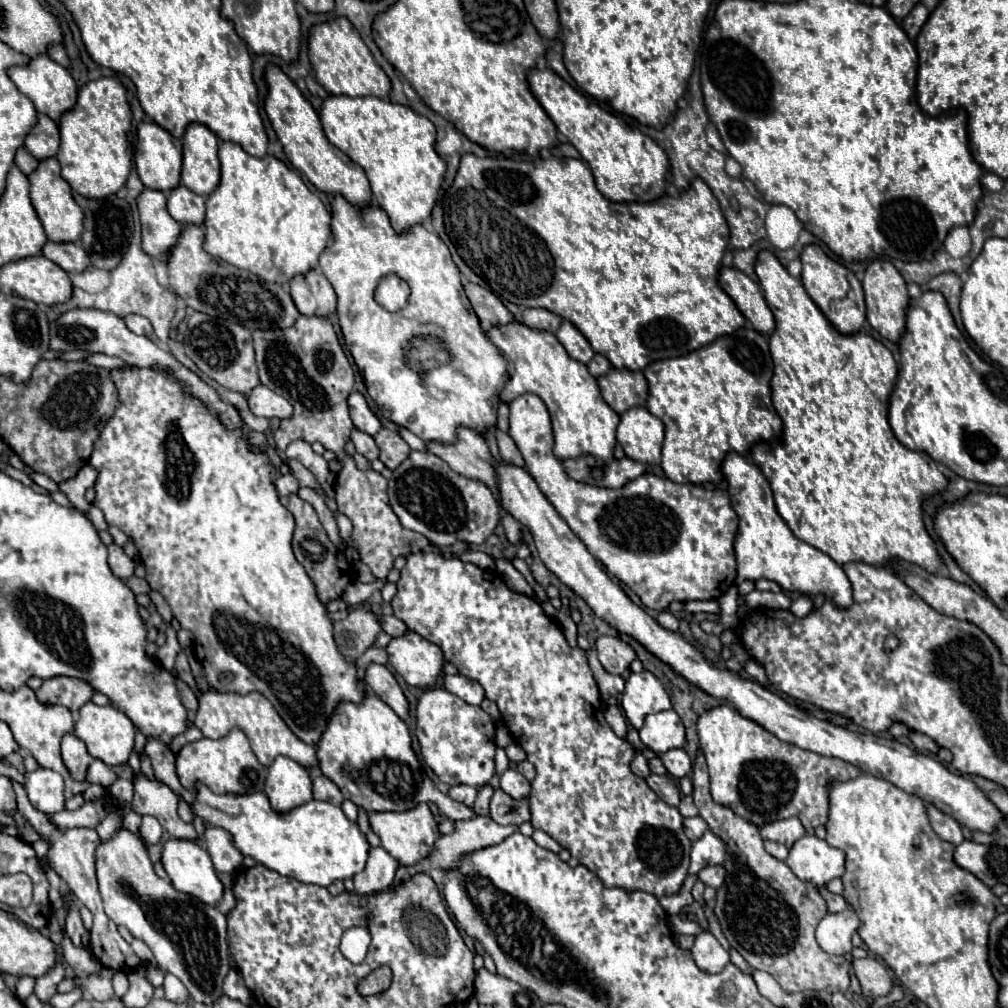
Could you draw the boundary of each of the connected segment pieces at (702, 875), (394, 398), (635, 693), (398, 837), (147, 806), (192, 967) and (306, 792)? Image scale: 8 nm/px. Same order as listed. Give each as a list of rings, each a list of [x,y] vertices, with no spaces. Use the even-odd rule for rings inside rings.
[[[708,865],[698,873],[698,879],[704,885],[710,885],[710,887],[718,889],[722,885],[722,881],[724,881],[724,867],[722,865]]]
[[[336,195],[332,201],[332,233],[334,241],[322,253],[320,269],[324,271],[338,295],[338,319],[346,347],[350,349],[358,369],[362,371],[368,395],[382,409],[382,413],[392,423],[396,423],[398,427],[406,427],[420,439],[438,441],[444,445],[456,443],[456,431],[460,427],[468,427],[478,435],[494,431],[500,405],[500,391],[504,389],[504,383],[510,379],[508,361],[500,355],[500,349],[492,345],[492,341],[484,335],[480,321],[464,293],[460,269],[452,261],[446,243],[438,235],[430,233],[424,225],[414,225],[404,233],[396,233],[390,225],[386,211],[378,207],[366,207],[364,211],[356,211],[340,195]],[[388,273],[398,275],[412,289],[408,305],[396,313],[386,311],[374,299],[374,291],[380,279]],[[416,335],[436,335],[444,339],[444,343],[448,343],[448,351],[452,351],[452,359],[444,367],[428,371],[428,375],[416,375],[416,371],[408,369],[408,365],[404,363],[406,347]]]
[[[642,671],[632,673],[630,681],[626,681],[626,691],[622,695],[622,709],[628,721],[636,729],[640,729],[646,715],[672,709],[672,703],[664,685],[650,671]]]
[[[426,803],[418,805],[416,809],[410,811],[402,811],[402,813],[370,813],[370,825],[374,829],[374,833],[380,837],[382,847],[404,867],[408,865],[416,865],[422,859],[426,859],[432,853],[432,847],[436,843],[436,839],[442,835],[438,831],[438,823],[434,821],[430,809]]]
[[[136,777],[134,783],[134,801],[132,809],[140,815],[152,815],[160,821],[160,825],[176,839],[188,839],[198,841],[198,833],[194,825],[184,823],[178,813],[178,797],[176,793],[160,783],[160,781],[148,781],[146,777]]]
[[[120,829],[110,841],[96,849],[96,875],[106,915],[124,925],[136,939],[144,941],[160,969],[176,975],[190,997],[204,1005],[214,1005],[222,995],[222,983],[230,971],[226,917],[216,909],[184,895],[170,881],[154,873],[142,841],[128,829]]]
[[[278,757],[268,767],[264,793],[276,813],[292,811],[312,799],[310,771],[296,761],[288,761],[288,757]]]

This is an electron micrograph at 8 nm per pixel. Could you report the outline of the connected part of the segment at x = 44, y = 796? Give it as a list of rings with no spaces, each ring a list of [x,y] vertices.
[[[36,769],[26,773],[24,789],[30,803],[42,813],[56,813],[64,809],[64,779],[50,769]]]

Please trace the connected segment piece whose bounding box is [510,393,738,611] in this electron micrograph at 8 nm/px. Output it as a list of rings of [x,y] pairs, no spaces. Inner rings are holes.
[[[524,393],[520,397],[516,397],[512,403],[510,403],[510,437],[516,441],[524,461],[526,461],[526,471],[534,477],[534,481],[538,483],[540,491],[546,495],[546,499],[554,505],[554,509],[560,513],[560,517],[568,523],[568,527],[582,539],[582,543],[588,547],[588,551],[598,559],[602,561],[602,565],[606,567],[608,573],[612,573],[616,579],[620,579],[626,587],[630,587],[646,607],[650,609],[658,609],[658,611],[664,611],[672,601],[692,601],[692,599],[718,599],[722,597],[736,581],[736,557],[734,557],[734,539],[738,535],[738,515],[736,511],[732,509],[730,505],[730,497],[728,497],[728,491],[724,489],[716,489],[716,491],[710,491],[710,489],[704,489],[702,485],[692,485],[692,483],[686,483],[686,485],[678,485],[674,481],[670,481],[668,477],[658,477],[658,475],[652,475],[652,473],[644,473],[642,477],[626,483],[622,489],[608,489],[608,487],[596,487],[596,485],[588,485],[588,483],[578,483],[574,479],[570,479],[562,467],[562,463],[554,457],[554,437],[552,437],[552,425],[550,425],[550,415],[548,415],[548,409],[544,405],[544,401],[534,395],[534,393]]]

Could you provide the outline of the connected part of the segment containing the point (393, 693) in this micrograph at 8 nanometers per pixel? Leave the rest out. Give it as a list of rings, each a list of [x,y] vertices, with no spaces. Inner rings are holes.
[[[376,663],[370,665],[366,669],[364,681],[402,721],[408,719],[408,701],[400,689],[398,681],[384,665],[376,665]]]

